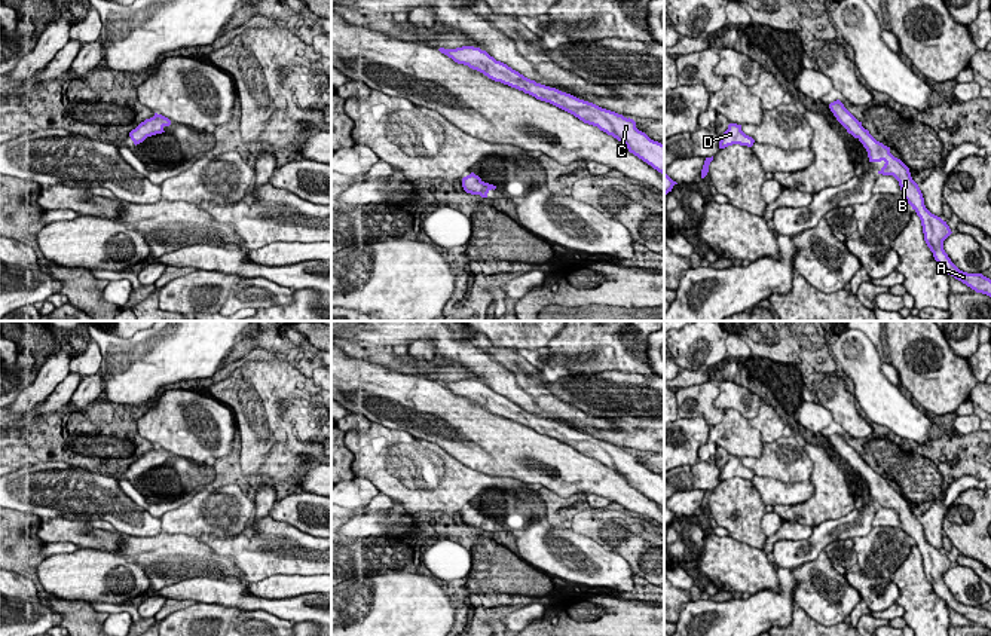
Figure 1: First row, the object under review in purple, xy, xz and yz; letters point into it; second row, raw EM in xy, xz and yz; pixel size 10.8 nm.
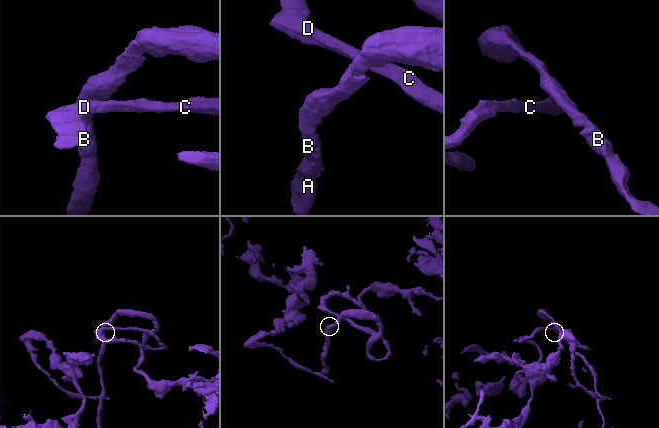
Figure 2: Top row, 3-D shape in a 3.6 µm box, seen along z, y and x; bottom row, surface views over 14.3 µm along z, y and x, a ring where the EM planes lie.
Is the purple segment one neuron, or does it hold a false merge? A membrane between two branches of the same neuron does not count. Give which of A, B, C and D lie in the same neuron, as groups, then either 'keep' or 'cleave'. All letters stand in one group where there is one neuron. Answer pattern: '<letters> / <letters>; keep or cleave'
A B C D; keep

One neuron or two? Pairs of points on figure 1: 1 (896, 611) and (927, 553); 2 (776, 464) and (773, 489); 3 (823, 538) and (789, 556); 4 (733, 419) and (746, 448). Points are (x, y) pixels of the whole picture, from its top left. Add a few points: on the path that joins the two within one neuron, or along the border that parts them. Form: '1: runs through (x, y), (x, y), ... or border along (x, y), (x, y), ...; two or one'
1: border along (896, 602), (902, 608), (904, 615); two
2: border along (755, 474), (783, 482), (808, 480); two
3: runs through (814, 547), (808, 555), (798, 556); one
4: runs through (734, 427), (734, 434), (740, 440); one

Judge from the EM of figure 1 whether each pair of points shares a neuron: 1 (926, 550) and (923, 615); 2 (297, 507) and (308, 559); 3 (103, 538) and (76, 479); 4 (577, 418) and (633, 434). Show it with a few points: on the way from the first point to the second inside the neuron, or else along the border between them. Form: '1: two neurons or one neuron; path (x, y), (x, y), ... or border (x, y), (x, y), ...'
1: one neuron; path (924, 566), (923, 599)
2: two neurons; border (271, 517), (287, 522), (315, 537)
3: two neurons; border (51, 519), (67, 517), (85, 523)
4: two neurons; border (615, 425), (606, 428), (575, 427)

